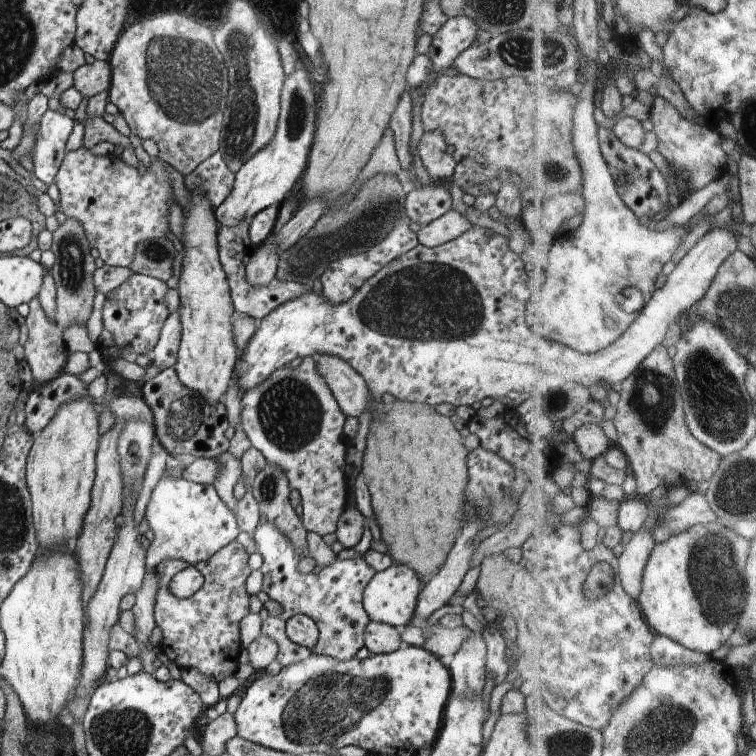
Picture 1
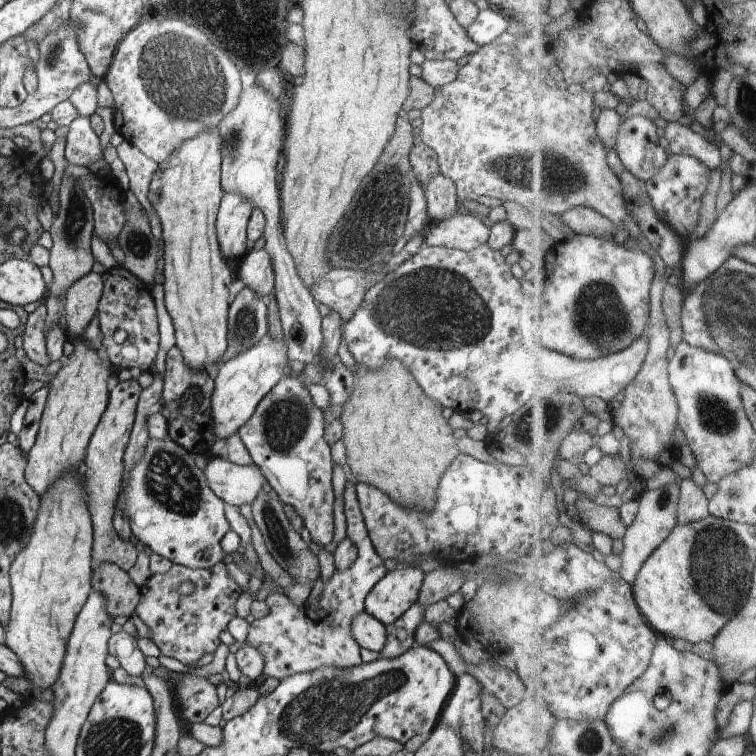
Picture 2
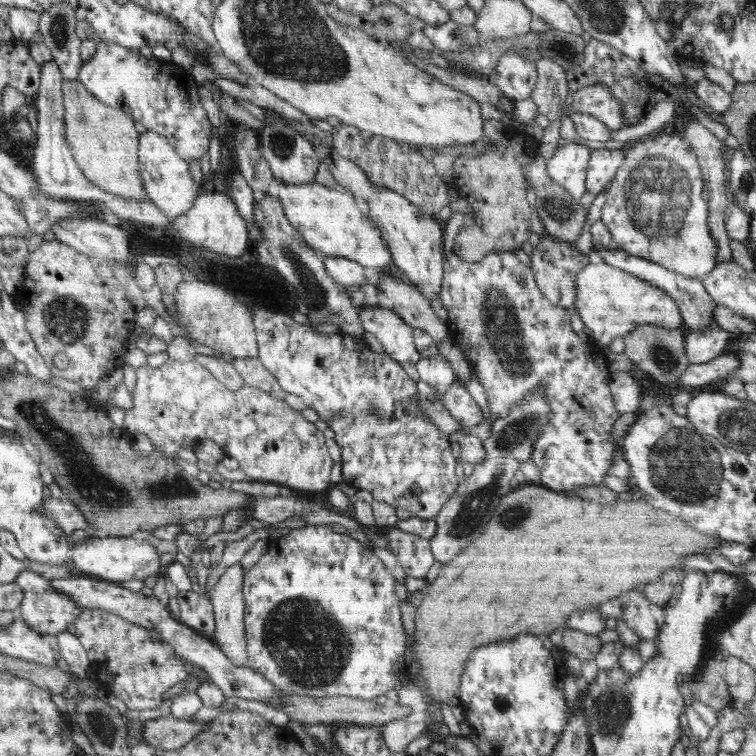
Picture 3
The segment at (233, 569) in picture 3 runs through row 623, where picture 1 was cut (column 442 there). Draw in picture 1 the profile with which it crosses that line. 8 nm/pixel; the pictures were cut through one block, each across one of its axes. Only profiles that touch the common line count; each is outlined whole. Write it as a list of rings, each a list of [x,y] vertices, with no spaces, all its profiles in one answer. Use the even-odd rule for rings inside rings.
[[[450,209],[434,222],[421,226],[417,238],[422,246],[434,248],[462,236],[472,226],[466,216]]]

